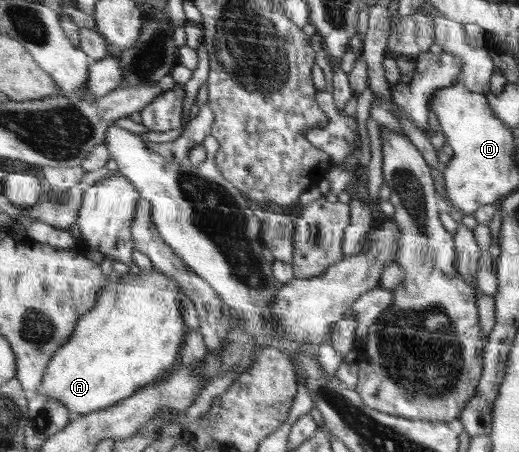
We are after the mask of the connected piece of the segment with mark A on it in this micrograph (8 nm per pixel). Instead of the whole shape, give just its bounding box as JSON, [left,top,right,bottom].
[38,270,187,414]

